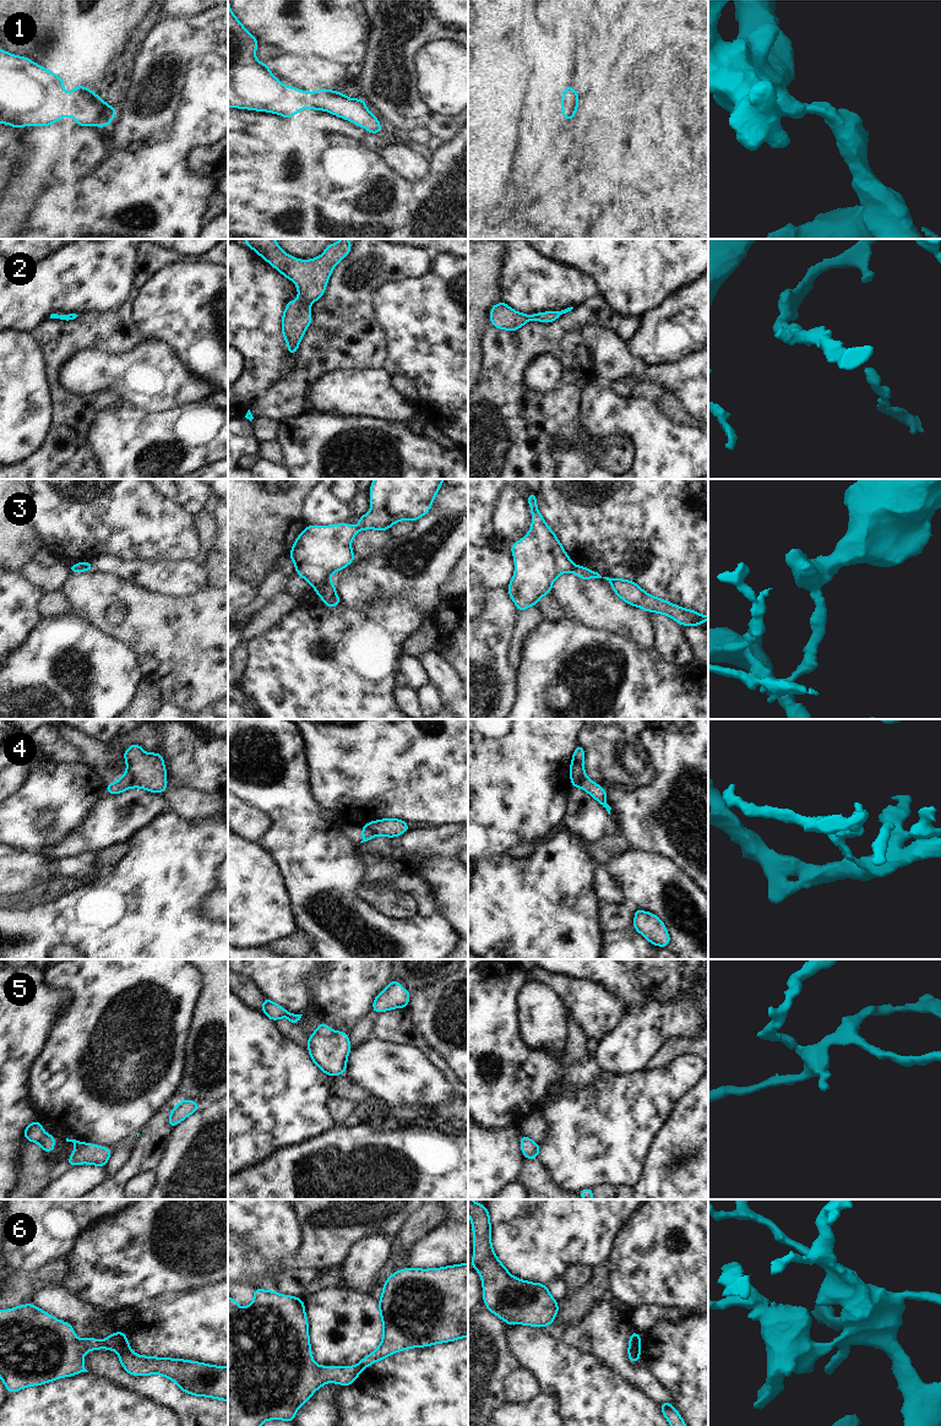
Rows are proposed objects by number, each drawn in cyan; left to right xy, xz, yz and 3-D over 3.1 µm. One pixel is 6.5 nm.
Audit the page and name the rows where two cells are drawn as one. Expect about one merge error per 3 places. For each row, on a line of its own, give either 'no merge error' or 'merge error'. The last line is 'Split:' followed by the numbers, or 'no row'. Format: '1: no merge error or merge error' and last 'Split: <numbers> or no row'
1: no merge error
2: no merge error
3: merge error
4: merge error
5: no merge error
6: merge error
Split: 3, 4, 6

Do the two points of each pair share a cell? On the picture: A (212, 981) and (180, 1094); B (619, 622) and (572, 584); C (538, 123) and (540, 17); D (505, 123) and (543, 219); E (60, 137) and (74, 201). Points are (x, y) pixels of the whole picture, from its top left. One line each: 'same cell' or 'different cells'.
A: same cell
B: same cell
C: same cell
D: different cells
E: different cells

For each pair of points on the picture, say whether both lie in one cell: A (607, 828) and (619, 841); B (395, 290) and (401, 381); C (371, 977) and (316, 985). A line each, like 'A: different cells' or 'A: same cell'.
A: different cells
B: different cells
C: same cell

